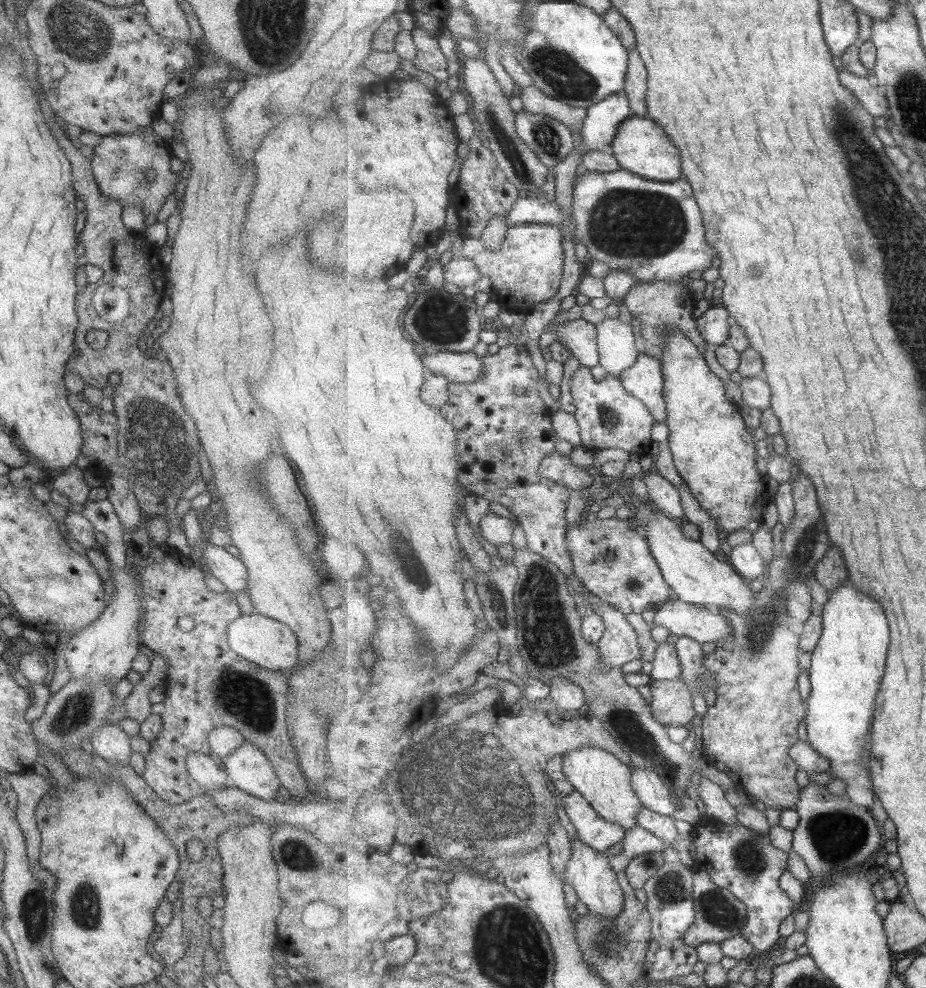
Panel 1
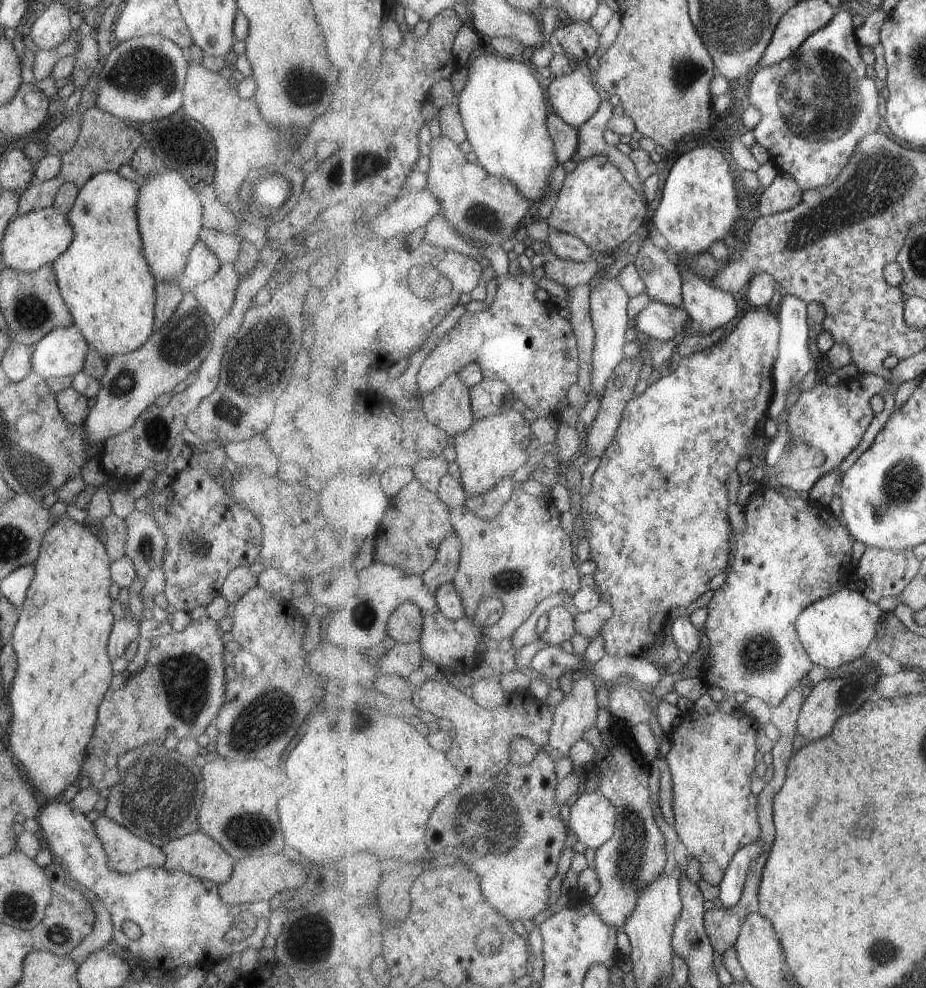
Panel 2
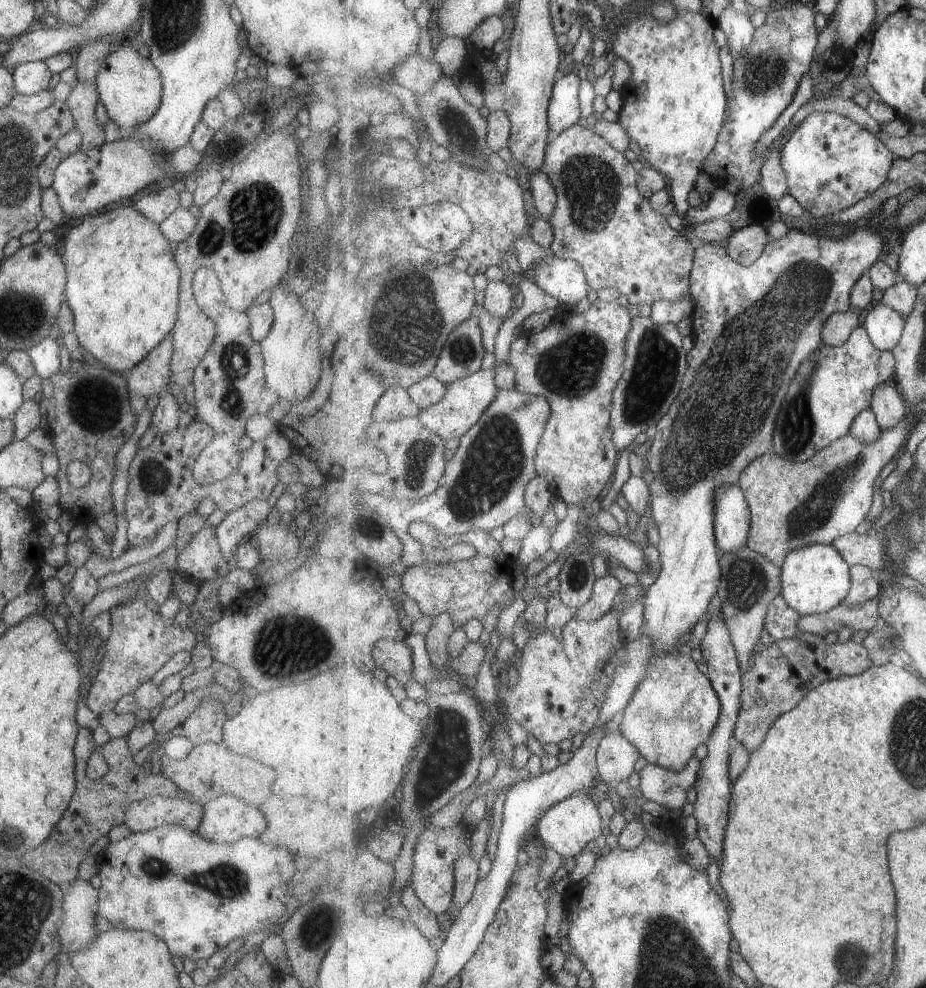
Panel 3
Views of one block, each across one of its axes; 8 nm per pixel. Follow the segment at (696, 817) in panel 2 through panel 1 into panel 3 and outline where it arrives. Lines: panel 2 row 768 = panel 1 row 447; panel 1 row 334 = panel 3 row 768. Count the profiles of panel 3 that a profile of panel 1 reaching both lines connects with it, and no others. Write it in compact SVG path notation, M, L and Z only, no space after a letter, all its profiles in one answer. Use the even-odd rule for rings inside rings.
M687 650L677 653L654 653L646 667L647 674L635 688L629 703L621 713L620 730L632 742L649 763L683 772L693 759L695 750L705 744L720 721L722 704L708 674L699 670L699 664L688 655Z

